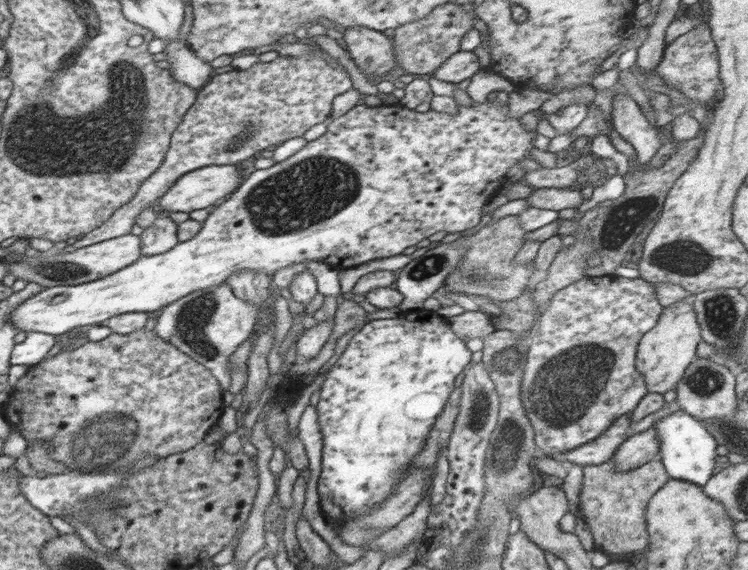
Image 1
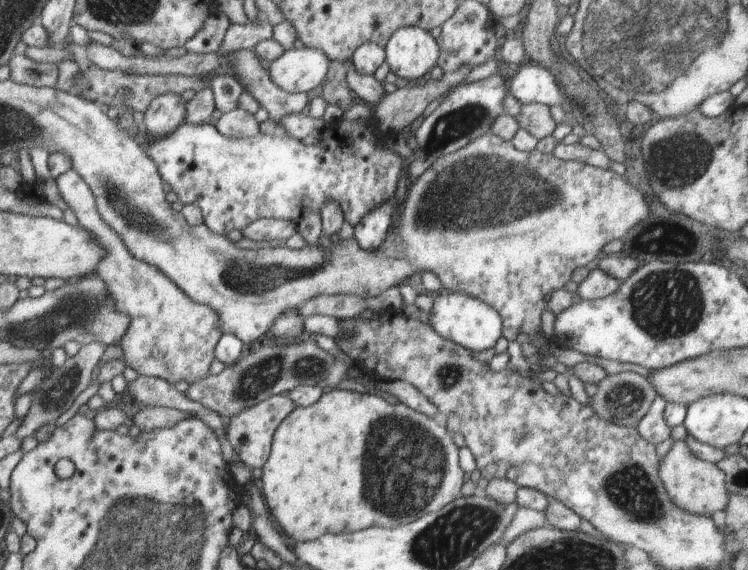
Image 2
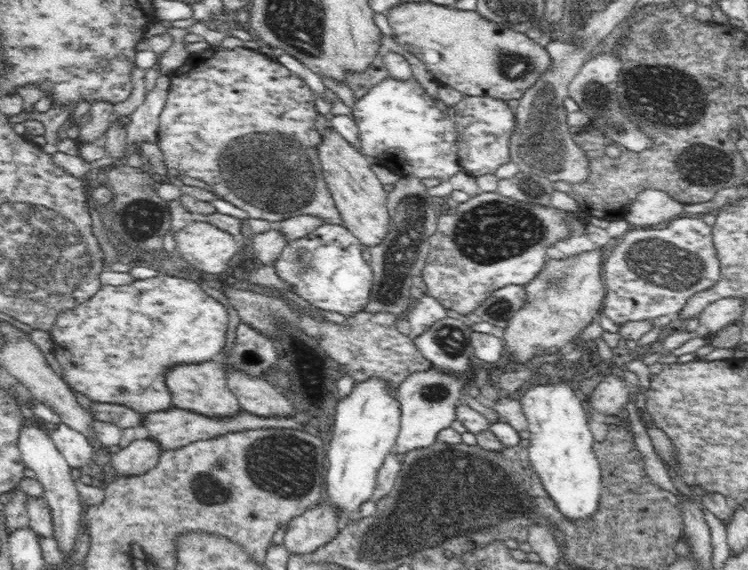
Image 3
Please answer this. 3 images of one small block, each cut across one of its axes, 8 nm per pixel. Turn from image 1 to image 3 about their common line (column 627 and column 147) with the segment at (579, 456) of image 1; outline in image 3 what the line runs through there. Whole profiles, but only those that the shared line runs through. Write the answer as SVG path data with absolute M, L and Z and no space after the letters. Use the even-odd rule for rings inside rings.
M173 407L168 411L147 413L143 416L142 425L148 430L148 438L157 442L163 451L176 450L190 442L198 440L208 440L218 436L224 436L228 432L244 432L244 430L258 430L266 428L292 428L298 430L302 428L302 424L296 422L296 415L294 417L280 418L262 418L252 415L248 412L243 412L233 418L228 419L212 419L210 417L202 416L198 413L184 411L183 408Z

